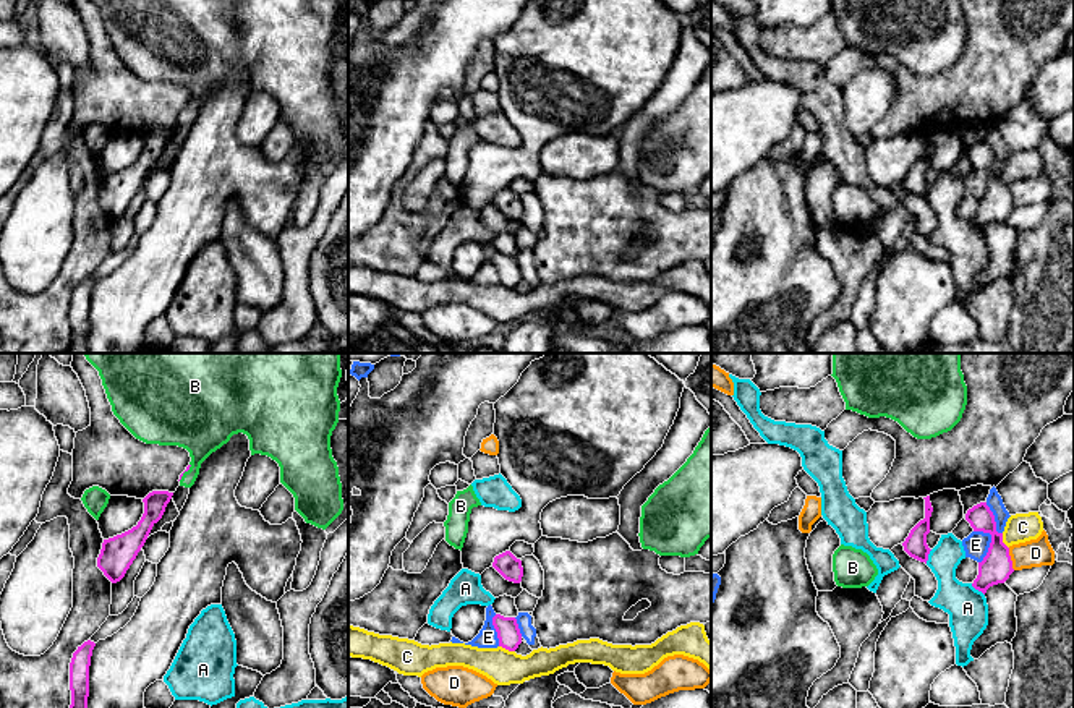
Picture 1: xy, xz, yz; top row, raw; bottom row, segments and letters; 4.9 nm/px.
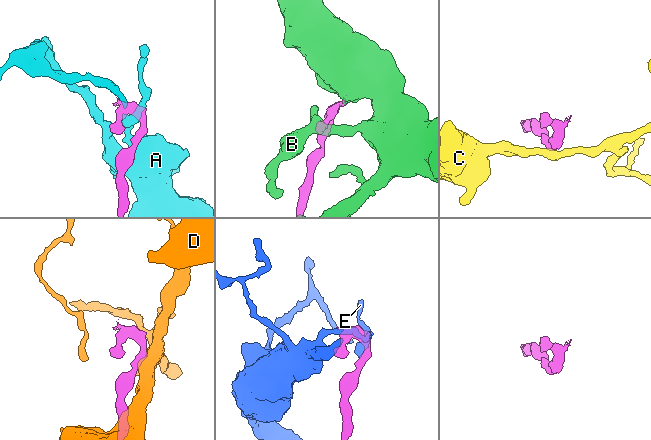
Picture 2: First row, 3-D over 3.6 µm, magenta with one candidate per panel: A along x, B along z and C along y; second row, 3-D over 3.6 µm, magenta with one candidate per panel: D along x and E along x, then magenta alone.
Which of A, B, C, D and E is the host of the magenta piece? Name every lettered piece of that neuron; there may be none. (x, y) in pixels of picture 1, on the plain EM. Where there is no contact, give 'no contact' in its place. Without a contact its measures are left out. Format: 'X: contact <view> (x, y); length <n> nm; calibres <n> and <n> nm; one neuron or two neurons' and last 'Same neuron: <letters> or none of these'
A: contact yz (977, 226); length 90 nm; calibres 160 and 200 nm; two neurons
B: contact xy (185, 107); length 110 nm; calibres 20 and 300 nm; one neuron
C: contact xz (507, 285); length 90 nm; calibres 120 and 170 nm; two neurons
D: contact yz (1010, 196); length 120 nm; calibres 160 and 140 nm; two neurons
E: contact yz (992, 179); length 170 nm; calibres 160 and 120 nm; two neurons
Same neuron: B

